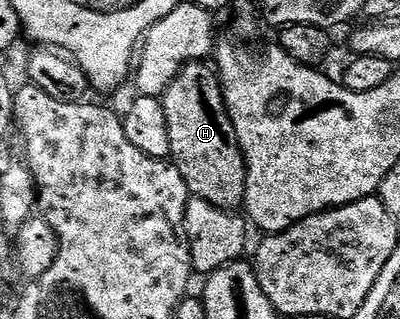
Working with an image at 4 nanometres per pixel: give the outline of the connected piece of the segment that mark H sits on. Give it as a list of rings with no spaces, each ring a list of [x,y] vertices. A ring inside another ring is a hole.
[[[190,62],[188,66],[183,66],[179,75],[171,81],[169,88],[163,93],[161,101],[171,149],[169,158],[177,168],[177,172],[181,172],[181,180],[185,180],[188,195],[205,200],[219,210],[234,211],[243,205],[247,170],[243,167],[243,154],[239,151],[235,129],[231,117],[227,114],[223,87],[219,85],[216,71],[208,66],[203,62]]]

